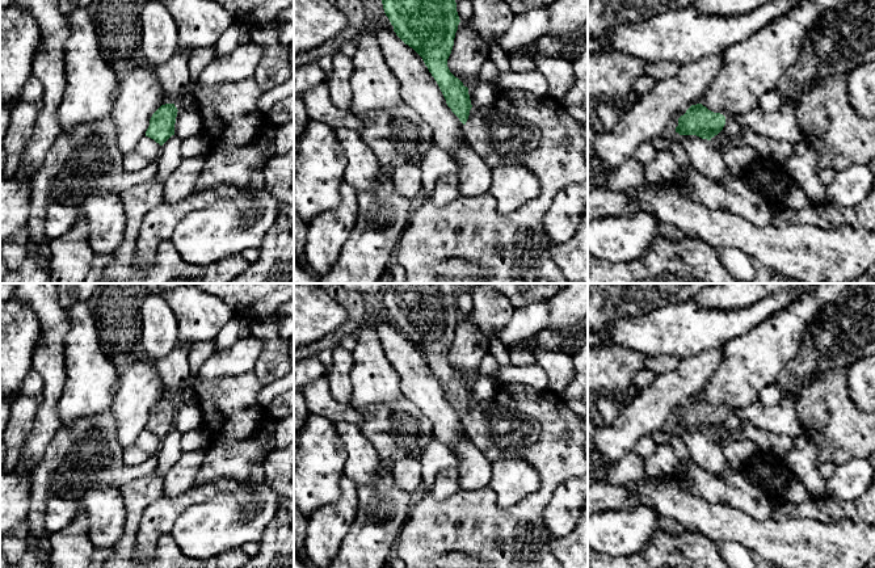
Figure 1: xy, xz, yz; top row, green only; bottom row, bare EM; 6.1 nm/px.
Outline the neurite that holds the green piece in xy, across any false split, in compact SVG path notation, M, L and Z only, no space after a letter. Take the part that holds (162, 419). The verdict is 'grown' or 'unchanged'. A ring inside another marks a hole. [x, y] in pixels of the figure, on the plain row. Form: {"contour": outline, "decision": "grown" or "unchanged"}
{"contour": "M192 383L176 397L161 399L151 411L146 430L163 439L174 429L177 405L198 405L198 396Z", "decision": "grown"}

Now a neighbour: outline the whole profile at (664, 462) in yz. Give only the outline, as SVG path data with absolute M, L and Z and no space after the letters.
M657 445L655 454L644 462L644 474L655 479L672 476L680 463L681 460L670 445Z

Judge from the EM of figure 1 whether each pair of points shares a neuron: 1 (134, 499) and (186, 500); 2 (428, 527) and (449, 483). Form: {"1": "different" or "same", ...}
{"1": "different", "2": "different"}

